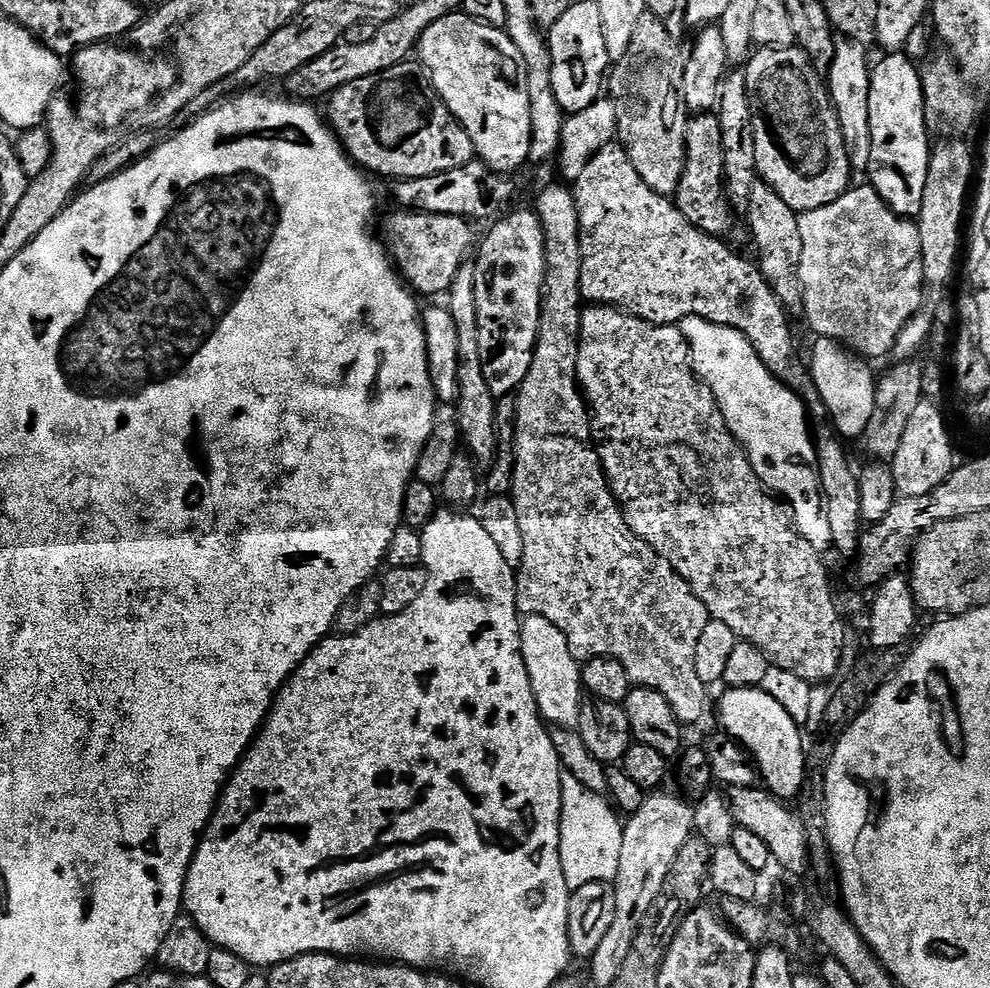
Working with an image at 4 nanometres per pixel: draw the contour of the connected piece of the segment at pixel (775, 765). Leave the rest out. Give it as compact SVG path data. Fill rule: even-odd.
M728 688L725 696L720 700L720 724L725 733L731 736L745 752L749 753L754 761L759 779L763 787L771 792L778 800L792 802L804 789L806 775L806 740L800 737L801 725L796 724L786 708L772 698L770 694L759 688Z

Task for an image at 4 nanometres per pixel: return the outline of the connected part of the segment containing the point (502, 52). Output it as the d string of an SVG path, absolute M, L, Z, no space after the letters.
M463 11L452 12L446 18L438 18L422 34L418 45L418 60L432 87L442 98L442 102L454 114L454 118L470 134L472 151L495 172L516 174L516 171L530 160L530 94L526 90L526 66L518 46L508 37L503 28L495 28L473 16L465 16Z

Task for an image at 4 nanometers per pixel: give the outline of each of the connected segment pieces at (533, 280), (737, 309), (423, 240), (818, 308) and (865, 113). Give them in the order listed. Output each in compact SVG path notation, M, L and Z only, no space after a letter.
M514 211L501 215L485 236L483 233L474 256L474 298L478 298L478 350L482 350L482 374L486 374L490 394L498 398L513 395L526 374L530 374L546 278L546 238L542 234L542 222L535 211Z
M619 143L607 144L574 182L578 206L580 241L582 242L582 294L589 305L606 304L629 312L651 324L679 325L687 316L697 316L744 333L767 368L788 385L804 402L813 421L829 419L828 408L812 380L811 371L796 357L796 340L792 337L789 309L774 294L755 263L743 260L727 248L723 239L698 230L676 209L669 197L660 196L642 178Z
M396 210L384 224L382 240L405 285L421 297L436 296L439 292L440 295L447 293L454 274L458 274L460 267L473 255L478 232L476 236L471 227L475 228L462 216Z
M871 186L865 188L849 187L848 191L842 194L830 206L822 206L818 210L799 213L800 229L802 230L802 258L800 259L800 288L804 291L803 315L806 314L808 324L816 331L817 337L825 336L831 340L838 340L845 348L851 348L853 352L864 358L872 356L888 356L892 348L896 345L896 339L901 330L914 318L916 313L925 307L924 292L926 293L924 282L924 261L921 259L922 238L920 237L919 227L911 219L894 214L890 206L886 206L880 193Z
M855 42L837 43L834 62L826 73L828 95L831 96L838 122L842 126L842 136L846 142L846 150L850 154L850 162L857 173L867 173L872 153L870 138L870 60L863 47Z

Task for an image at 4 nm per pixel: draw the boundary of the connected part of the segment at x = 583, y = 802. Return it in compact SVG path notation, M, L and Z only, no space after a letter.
M567 774L560 777L560 793L560 857L569 889L581 888L590 882L615 881L624 837L624 824L619 820L617 809L604 796L586 790L578 778Z

